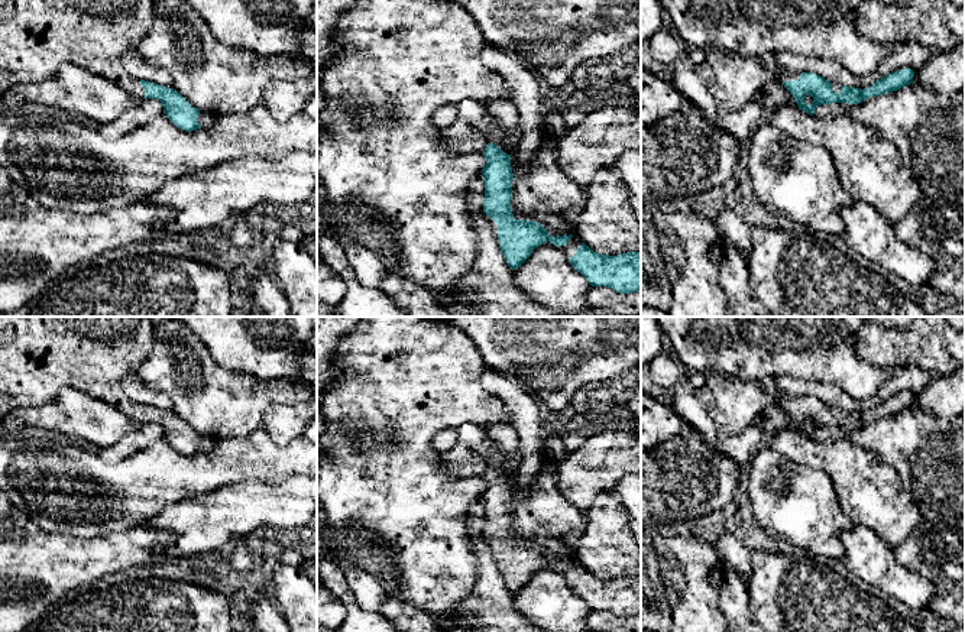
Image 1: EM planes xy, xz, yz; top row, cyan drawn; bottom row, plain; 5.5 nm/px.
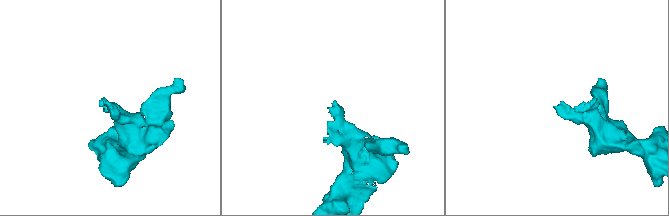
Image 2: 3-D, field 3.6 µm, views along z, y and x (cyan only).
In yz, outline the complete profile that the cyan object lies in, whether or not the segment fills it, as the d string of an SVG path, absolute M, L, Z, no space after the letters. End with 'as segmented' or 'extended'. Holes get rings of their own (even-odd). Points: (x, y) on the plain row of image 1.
M904 392L877 403L870 412L861 414L832 408L823 401L813 396L778 396L774 403L780 405L793 419L799 432L813 440L822 428L845 427L859 428L868 421L877 421L897 415L913 406L914 395Z | extended

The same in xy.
M0 317L0 424L13 409L45 405L62 388L75 388L107 402L137 424L159 424L163 437L177 451L185 456L201 453L197 444L200 434L191 431L177 414L136 402L122 389L123 379L135 375L150 354L153 338L149 317Z | extended

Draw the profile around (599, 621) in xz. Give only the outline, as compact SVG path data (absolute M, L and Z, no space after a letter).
M592 610L586 625L593 632L641 632L641 616L632 623L629 618L619 618L608 610Z

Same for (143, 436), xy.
M156 422L139 424L139 427L126 434L122 440L110 447L100 447L98 456L109 464L124 461L139 450L153 445L158 440L163 438L162 427Z

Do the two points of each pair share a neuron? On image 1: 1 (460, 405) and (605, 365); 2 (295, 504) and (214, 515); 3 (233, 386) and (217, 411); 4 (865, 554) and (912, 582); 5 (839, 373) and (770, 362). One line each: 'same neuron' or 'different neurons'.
1: different neurons
2: same neuron
3: same neuron
4: same neuron
5: same neuron

